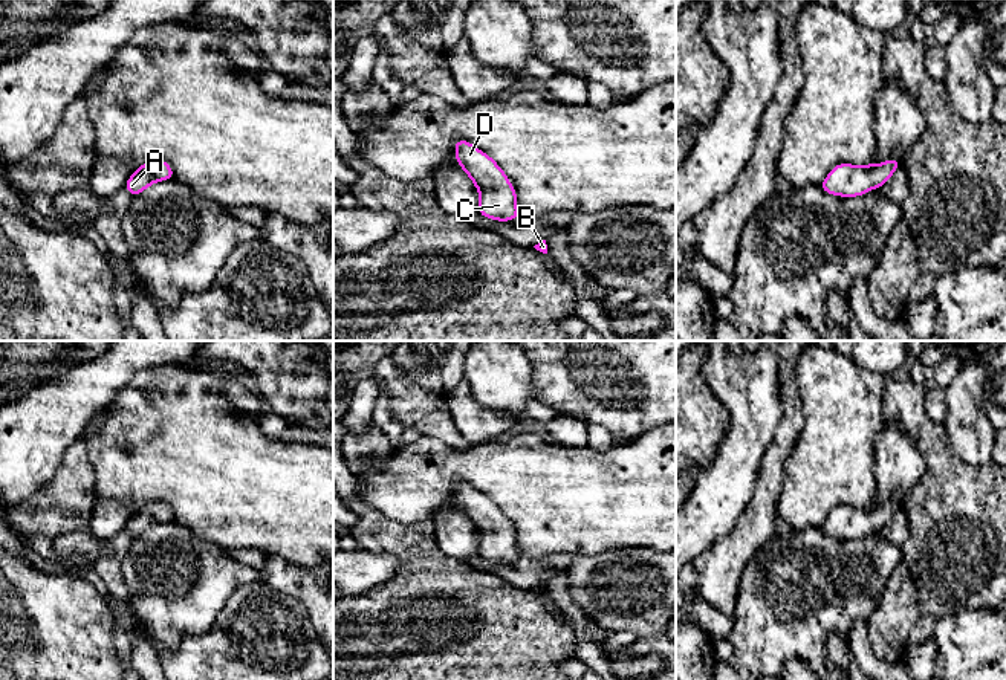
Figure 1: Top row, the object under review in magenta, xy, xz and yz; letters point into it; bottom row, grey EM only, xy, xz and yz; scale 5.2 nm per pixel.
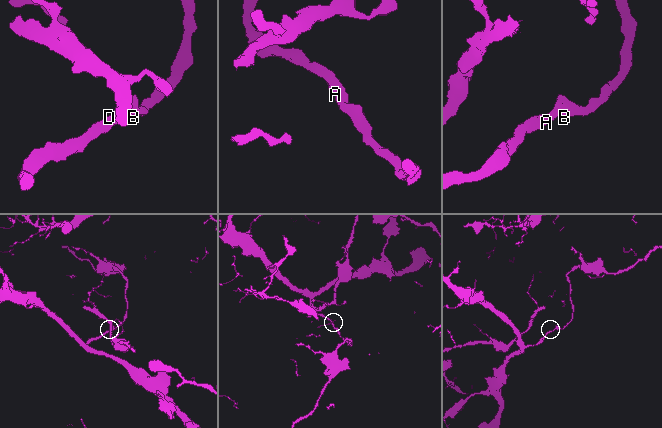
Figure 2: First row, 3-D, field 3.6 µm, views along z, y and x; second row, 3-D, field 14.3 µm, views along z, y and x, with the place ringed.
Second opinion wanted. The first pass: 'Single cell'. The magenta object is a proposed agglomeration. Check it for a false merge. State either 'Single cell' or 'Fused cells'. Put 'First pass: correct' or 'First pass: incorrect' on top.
First pass: correct
Single cell

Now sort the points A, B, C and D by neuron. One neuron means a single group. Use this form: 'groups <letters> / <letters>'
groups A B C D

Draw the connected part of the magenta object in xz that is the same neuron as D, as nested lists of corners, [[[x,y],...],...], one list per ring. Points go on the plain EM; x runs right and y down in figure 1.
[[[465,481],[454,484],[454,497],[459,509],[480,535],[479,558],[497,564],[515,562],[520,558],[517,533],[498,506]]]

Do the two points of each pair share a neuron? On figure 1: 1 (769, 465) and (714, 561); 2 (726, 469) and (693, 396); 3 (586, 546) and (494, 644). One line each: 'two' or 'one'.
1: one
2: two
3: two

